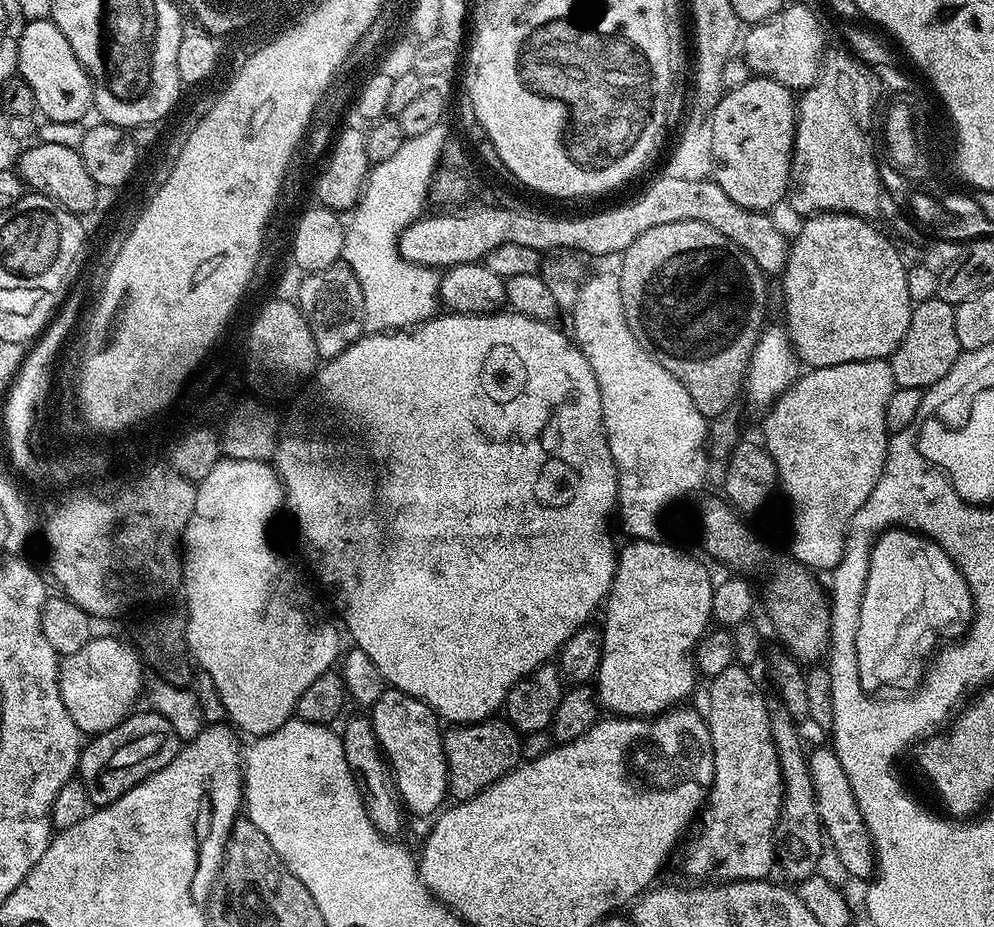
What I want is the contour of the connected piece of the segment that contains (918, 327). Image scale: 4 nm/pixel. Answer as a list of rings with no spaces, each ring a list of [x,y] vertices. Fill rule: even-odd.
[[[939,298],[913,307],[910,326],[902,342],[893,350],[890,357],[892,377],[897,388],[925,390],[934,386],[940,378],[949,373],[962,351],[958,342],[958,333],[954,330],[955,313],[953,305]]]

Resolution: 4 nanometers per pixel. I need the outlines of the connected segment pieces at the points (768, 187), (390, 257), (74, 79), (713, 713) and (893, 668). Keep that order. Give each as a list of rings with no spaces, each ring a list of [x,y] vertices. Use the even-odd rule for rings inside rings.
[[[753,75],[742,86],[727,89],[716,103],[711,116],[714,179],[738,206],[755,212],[768,212],[783,196],[785,199],[789,195],[797,103],[793,89],[769,80],[767,76],[757,75]]]
[[[444,124],[434,126],[427,134],[417,134],[415,138],[406,138],[402,147],[386,162],[371,165],[368,174],[368,183],[364,185],[364,193],[356,203],[350,219],[344,230],[343,263],[354,270],[354,278],[358,278],[358,286],[362,286],[364,299],[364,327],[369,333],[394,332],[402,328],[413,328],[437,315],[440,303],[441,273],[435,268],[427,268],[414,262],[406,262],[400,253],[400,236],[421,216],[425,215],[432,190],[432,176],[436,173],[436,165],[444,155],[446,137]]]
[[[50,18],[29,19],[25,23],[18,42],[16,67],[19,76],[34,90],[34,102],[45,121],[81,122],[88,111],[93,111],[92,77],[82,66],[78,54],[74,54],[74,46],[66,42],[66,34],[62,34]]]
[[[733,662],[707,681],[712,783],[699,821],[700,833],[684,856],[684,872],[692,882],[757,879],[752,836],[775,833],[778,828],[780,805],[786,791],[784,773],[770,730],[768,700],[750,673],[747,667]]]
[[[889,528],[877,538],[876,545],[872,547],[872,557],[868,560],[868,577],[856,639],[860,685],[864,690],[874,690],[880,686],[914,686],[921,683],[926,675],[926,665],[937,651],[936,636],[963,637],[971,628],[975,614],[970,586],[943,546],[915,530]]]

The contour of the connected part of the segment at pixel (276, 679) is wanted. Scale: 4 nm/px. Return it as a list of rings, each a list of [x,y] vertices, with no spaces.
[[[222,458],[215,464],[214,469],[206,474],[206,478],[197,483],[195,489],[194,510],[191,512],[188,526],[185,528],[182,537],[182,563],[184,565],[182,593],[184,592],[184,600],[188,603],[188,608],[186,607],[188,651],[193,661],[198,665],[199,671],[201,668],[212,679],[212,684],[216,687],[217,694],[220,695],[220,704],[228,711],[229,718],[227,717],[227,719],[241,733],[249,732],[252,738],[269,736],[271,732],[282,727],[287,720],[293,719],[302,694],[306,694],[306,690],[310,689],[310,686],[317,682],[318,678],[322,678],[324,674],[333,671],[337,667],[342,656],[342,647],[340,648],[341,629],[339,627],[336,629],[328,621],[323,606],[316,601],[315,594],[308,589],[307,582],[300,577],[300,572],[292,565],[291,558],[272,541],[272,536],[268,533],[272,528],[272,520],[278,510],[283,509],[285,503],[284,486],[271,463],[260,460],[229,460]]]

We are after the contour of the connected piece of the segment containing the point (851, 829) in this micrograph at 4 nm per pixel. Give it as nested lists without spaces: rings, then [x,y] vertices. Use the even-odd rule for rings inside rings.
[[[831,746],[811,749],[808,752],[808,769],[810,770],[810,782],[814,786],[814,798],[816,809],[820,815],[820,825],[824,828],[830,852],[836,855],[836,860],[856,880],[868,882],[873,879],[876,871],[876,852],[872,848],[872,839],[866,826],[866,818],[862,818],[862,810],[858,806],[858,798],[854,798],[854,786],[850,786],[850,778],[846,778],[846,770],[842,770],[842,762],[838,754]]]

